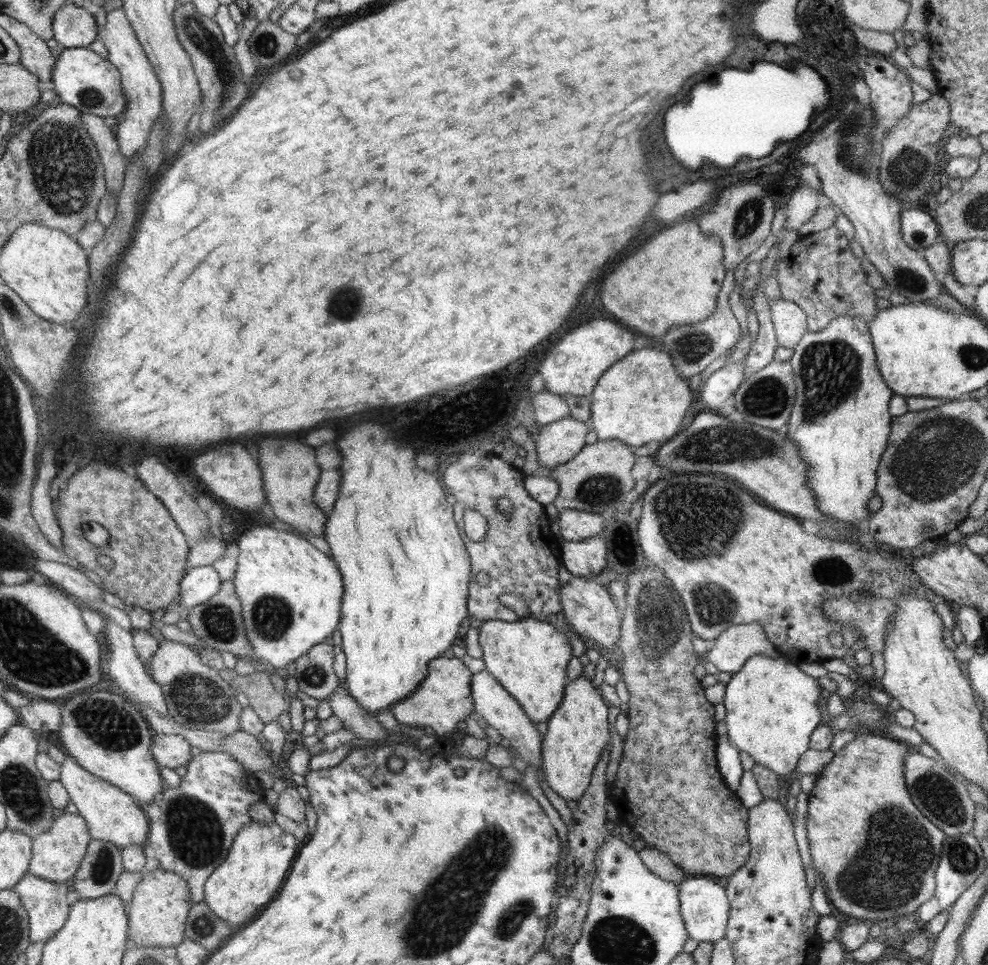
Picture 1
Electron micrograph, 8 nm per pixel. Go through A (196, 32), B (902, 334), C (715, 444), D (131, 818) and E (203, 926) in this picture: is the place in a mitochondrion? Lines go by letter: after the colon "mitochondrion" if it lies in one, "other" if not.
A: mitochondrion
B: other
C: mitochondrion
D: other
E: mitochondrion

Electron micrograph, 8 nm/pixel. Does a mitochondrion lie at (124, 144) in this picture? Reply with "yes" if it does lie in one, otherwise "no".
no

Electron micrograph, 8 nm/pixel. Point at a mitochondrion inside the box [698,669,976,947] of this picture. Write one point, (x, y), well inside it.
(876, 878)

